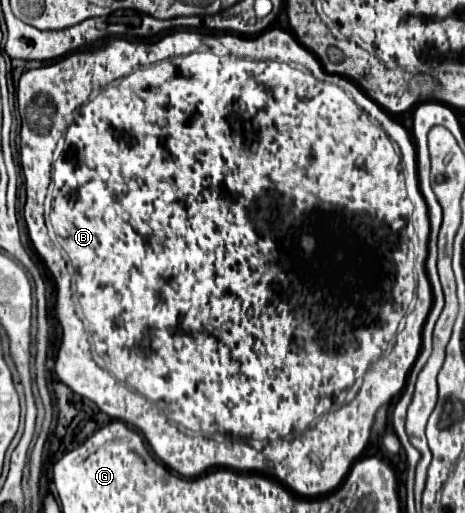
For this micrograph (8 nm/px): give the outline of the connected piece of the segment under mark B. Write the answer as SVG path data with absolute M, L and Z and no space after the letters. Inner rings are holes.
M275 28L275 29L270 29L270 30L266 30L266 31L264 31L264 32L263 32L263 33L261 33L261 34L263 34L263 35L260 35L260 37L256 37L256 38L246 38L246 37L237 37L237 34L233 34L233 33L228 33L228 32L226 32L226 33L223 33L223 34L221 34L221 35L220 35L220 37L212 37L212 35L201 35L201 34L200 34L200 33L197 33L197 32L192 32L192 31L176 31L176 33L170 33L170 35L166 35L166 37L162 37L162 39L160 39L160 41L156 41L156 43L140 43L140 41L128 41L128 39L116 39L116 41L108 41L108 43L106 43L106 45L102 45L102 47L100 47L100 49L94 49L94 51L86 51L86 53L84 53L84 51L78 51L78 53L72 53L72 55L68 55L68 57L64 57L64 59L60 59L60 61L56 61L56 63L52 63L52 65L46 65L46 67L40 67L40 69L30 69L30 71L26 71L26 73L22 73L22 77L20 77L20 85L18 85L18 111L20 111L20 117L22 117L22 131L20 131L20 165L22 165L22 173L24 173L24 179L26 179L26 207L24 207L24 219L26 219L26 225L28 225L28 235L30 235L30 241L32 241L32 245L34 245L34 249L36 249L36 253L38 253L38 255L40 255L40 257L42 257L42 259L44 259L44 263L46 263L46 267L48 267L48 269L50 269L50 273L52 273L52 277L54 277L54 283L56 283L56 285L55 285L55 288L56 288L56 319L58 319L58 323L60 323L60 327L62 327L62 339L60 339L60 347L58 347L58 355L56 355L56 377L58 377L58 381L60 381L60 383L64 383L64 385L66 385L66 387L70 387L70 389L72 389L72 391L74 391L74 393L78 393L78 395L82 395L82 397L86 397L86 399L90 399L90 401L94 401L94 403L96 403L96 405L98 405L98 409L100 409L100 411L104 411L104 413L106 413L106 415L108 415L108 417L112 417L112 419L118 419L118 421L122 421L122 423L128 423L128 425L132 425L132 427L136 427L136 429L138 429L138 431L140 431L140 433L142 433L142 435L144 435L144 437L146 437L146 441L148 441L148 445L150 445L150 447L152 447L152 452L153 452L153 453L154 453L154 455L155 455L155 457L156 457L156 458L157 458L157 459L158 459L158 460L159 460L159 461L160 461L160 462L162 462L162 463L163 463L163 464L164 464L164 465L165 465L165 466L166 466L166 467L170 467L170 469L174 469L174 471L176 471L176 473L180 473L180 475L184 475L184 477L198 477L198 475L202 475L202 473L206 473L206 471L208 471L208 469L212 469L212 467L226 467L226 469L234 469L234 471L246 471L246 473L260 473L260 475L264 475L264 477L268 477L268 479L278 479L278 483L282 483L282 485L284 485L284 487L288 487L288 489L290 489L290 491L292 491L292 493L296 493L296 495L300 495L300 497L318 497L318 495L328 495L328 493L332 493L332 491L334 491L334 489L338 489L338 487L340 487L340 483L342 483L342 481L344 481L344 477L346 477L346 475L348 475L348 471L350 471L350 467L352 467L352 463L354 463L354 461L356 461L356 459L358 459L358 455L362 455L362 454L363 454L363 453L364 453L364 452L365 452L365 450L366 450L366 448L367 448L367 446L368 446L368 445L369 445L369 443L370 443L370 429L372 429L372 423L374 423L374 415L376 415L376 411L378 411L378 409L380 409L380 407L382 407L382 405L384 405L384 403L388 403L388 401L390 401L390 399L392 399L392 397L394 397L394 395L398 395L398 393L400 393L400 391L402 391L402 387L404 387L404 383L406 383L406 375L408 375L408 371L410 371L410 373L409 373L409 375L408 375L408 378L407 378L407 381L408 381L408 379L410 379L410 375L414 375L414 390L415 390L415 384L416 384L416 381L417 381L417 377L418 377L418 374L419 374L419 372L420 372L420 371L421 371L421 370L422 370L422 368L423 368L423 367L424 367L424 365L425 365L425 364L426 364L426 362L427 362L427 361L428 361L428 359L429 359L429 357L430 357L430 355L431 355L431 353L432 353L432 349L433 349L433 344L432 344L432 342L433 342L433 330L434 330L434 326L435 326L435 323L436 323L436 321L437 321L437 319L438 319L438 317L439 317L439 315L440 315L440 313L441 313L441 312L442 312L442 309L443 309L443 307L444 307L444 304L445 304L445 301L444 301L444 294L443 294L443 291L442 291L442 286L441 286L441 283L440 283L440 279L439 279L439 275L438 275L438 271L437 271L437 256L438 256L438 247L437 247L437 238L438 238L438 235L436 235L436 239L434 239L434 241L432 241L432 239L430 239L430 235L428 235L428 255L426 255L426 259L427 259L427 260L426 260L426 271L427 271L427 273L428 273L428 278L429 278L429 280L430 280L430 283L431 283L431 285L432 285L432 290L433 290L433 295L432 295L432 293L416 293L416 289L418 289L418 279L416 279L416 273L414 273L414 243L412 243L412 235L414 235L414 227L412 227L412 223L410 223L410 215L412 215L412 203L410 203L410 195L412 195L412 197L414 197L414 199L424 199L424 203L426 203L426 201L425 201L425 198L424 198L424 196L423 196L423 194L422 194L422 193L421 193L421 191L420 191L420 187L419 187L419 181L418 181L418 174L417 174L417 167L416 167L416 169L412 169L412 167L410 167L410 169L404 169L404 167L402 167L402 159L416 159L416 151L414 151L414 153L410 153L410 155L408 155L408 157L406 157L406 155L398 155L398 151L396 151L396 143L398 143L398 145L400 145L400 147L402 147L402 145L404 145L404 147L406 147L406 143L408 143L408 147L412 147L412 149L415 149L415 145L414 145L414 143L413 143L413 141L412 141L412 138L411 138L411 135L410 135L410 134L409 134L409 133L408 133L408 131L407 131L407 130L406 130L406 129L405 129L405 128L404 128L404 127L403 127L403 126L402 126L402 125L400 125L400 124L399 124L399 123L397 123L397 122L396 122L396 121L395 121L395 120L393 120L393 118L392 118L392 117L391 117L391 116L390 116L390 114L389 114L389 113L388 113L388 112L386 112L386 111L385 111L385 110L384 110L384 109L383 109L383 108L382 108L382 107L380 107L380 106L379 106L379 105L378 105L378 104L377 104L377 103L376 103L376 102L374 102L374 101L373 101L373 100L372 100L372 99L370 99L370 97L368 97L368 95L366 95L366 93L364 93L364 91L362 91L362 89L360 89L360 87L358 87L358 85L356 85L356 83L350 83L350 81L348 81L348 79L344 79L344 77L340 77L340 75L330 75L330 77L328 77L328 79L326 79L326 75L324 75L324 73L320 73L320 71L324 71L324 69L322 69L322 65L321 65L321 63L318 63L318 58L317 58L317 59L316 59L316 57L314 57L314 55L312 55L312 53L310 53L310 51L308 51L308 49L306 49L306 47L302 47L302 45L300 45L300 43L298 43L298 41L296 41L296 37L294 37L294 35L293 35L293 34L291 34L291 33L289 33L289 32L287 32L287 31L284 31L284 30L281 30L281 29L276 29L276 28ZM212 43L216 43L216 45L218 45L218 43L220 43L220 47L222 47L222 49L212 49ZM248 439L258 439L258 441L266 441L266 445L264 445L264 447L262 447L262 451L256 451L256 449L254 449L254 447L252 447L252 445L248 445L248 443L246 443L246 441L248 441Z

